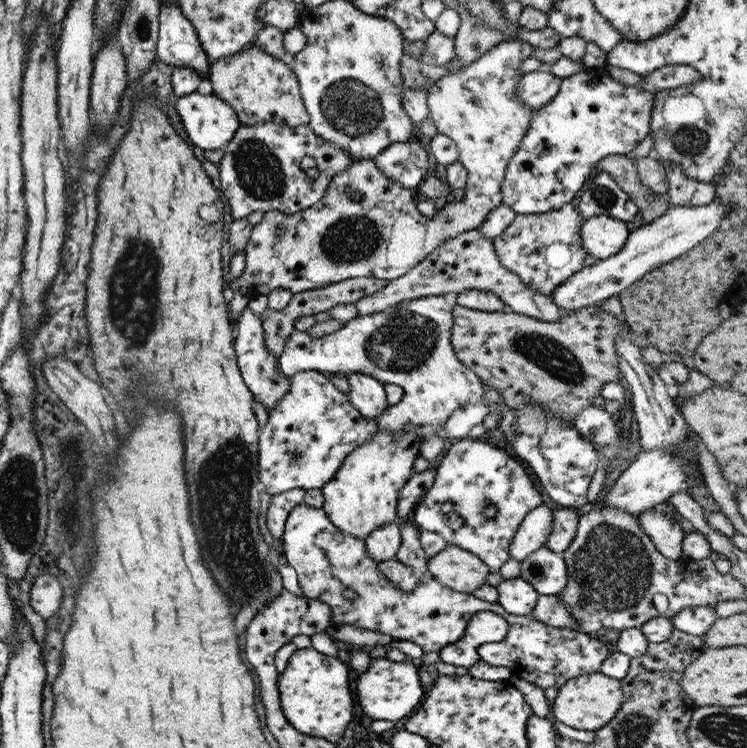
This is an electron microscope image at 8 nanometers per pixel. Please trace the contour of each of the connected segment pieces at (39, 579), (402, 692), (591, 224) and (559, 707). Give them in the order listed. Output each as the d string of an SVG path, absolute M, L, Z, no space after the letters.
M36 576L29 588L29 604L42 619L51 618L61 602L61 583L55 576Z
M385 657L370 659L369 667L363 674L358 675L355 687L357 701L361 711L372 720L399 721L409 717L423 702L424 691L418 674L420 666L408 659L403 663L390 662Z
M607 215L583 219L580 225L583 250L596 261L605 260L617 254L625 245L629 234L624 222Z
M600 673L571 678L557 689L557 693L549 714L554 716L555 721L573 729L596 731L605 727L623 703L620 682Z

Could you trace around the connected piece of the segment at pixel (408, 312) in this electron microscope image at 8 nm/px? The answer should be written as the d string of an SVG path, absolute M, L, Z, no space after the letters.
M428 295L401 301L385 310L357 315L339 330L315 338L308 332L293 330L287 334L277 368L283 376L301 371L322 374L359 372L369 375L383 385L397 385L402 390L398 406L390 406L377 417L376 427L388 432L411 432L426 438L435 434L439 425L457 407L467 403L483 403L489 412L500 415L497 430L512 444L517 433L513 410L503 403L489 406L483 399L482 382L475 373L455 357L450 343L453 326L451 302L443 295Z

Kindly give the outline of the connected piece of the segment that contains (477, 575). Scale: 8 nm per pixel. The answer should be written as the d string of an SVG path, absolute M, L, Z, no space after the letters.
M449 544L426 559L426 569L439 584L465 594L485 585L489 574L488 566L477 556Z

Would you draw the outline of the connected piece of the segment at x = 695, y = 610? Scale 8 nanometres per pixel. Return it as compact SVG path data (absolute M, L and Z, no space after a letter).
M691 606L691 608L679 610L675 616L670 618L670 621L675 629L703 640L705 632L711 628L715 618L713 608Z

